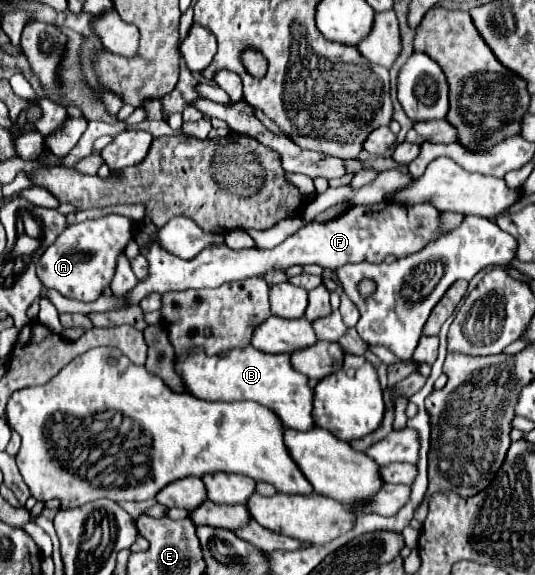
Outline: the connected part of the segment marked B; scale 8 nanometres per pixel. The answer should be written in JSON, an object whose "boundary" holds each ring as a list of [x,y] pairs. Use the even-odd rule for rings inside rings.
{"boundary":[[[201,347],[189,353],[187,359],[175,359],[175,373],[181,377],[185,389],[205,401],[255,401],[271,409],[285,427],[307,431],[313,423],[313,391],[307,385],[307,377],[291,367],[289,355],[269,355],[255,347],[231,349],[221,355],[205,355]]]}

